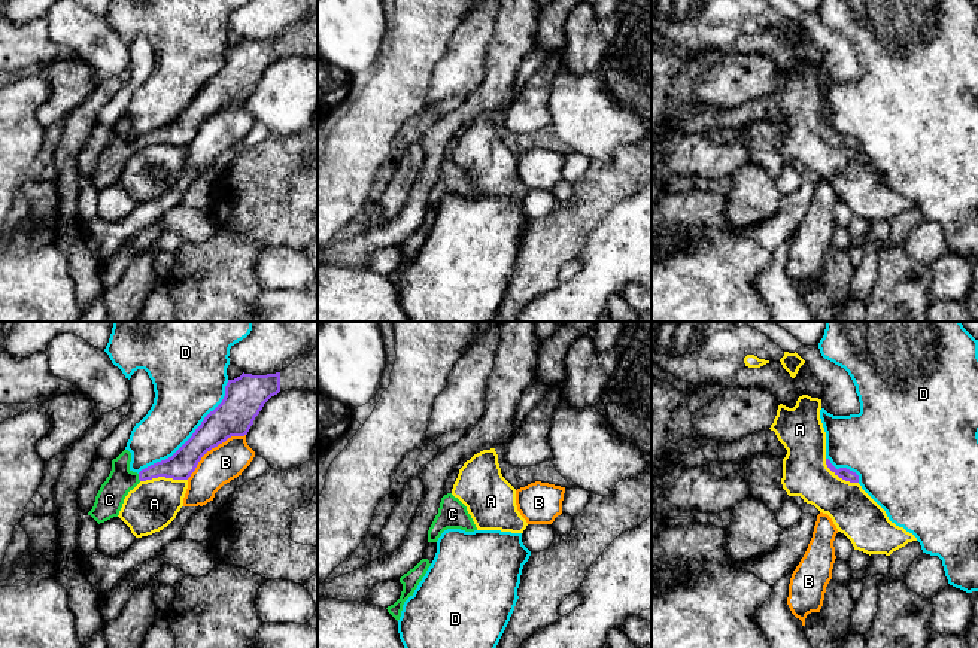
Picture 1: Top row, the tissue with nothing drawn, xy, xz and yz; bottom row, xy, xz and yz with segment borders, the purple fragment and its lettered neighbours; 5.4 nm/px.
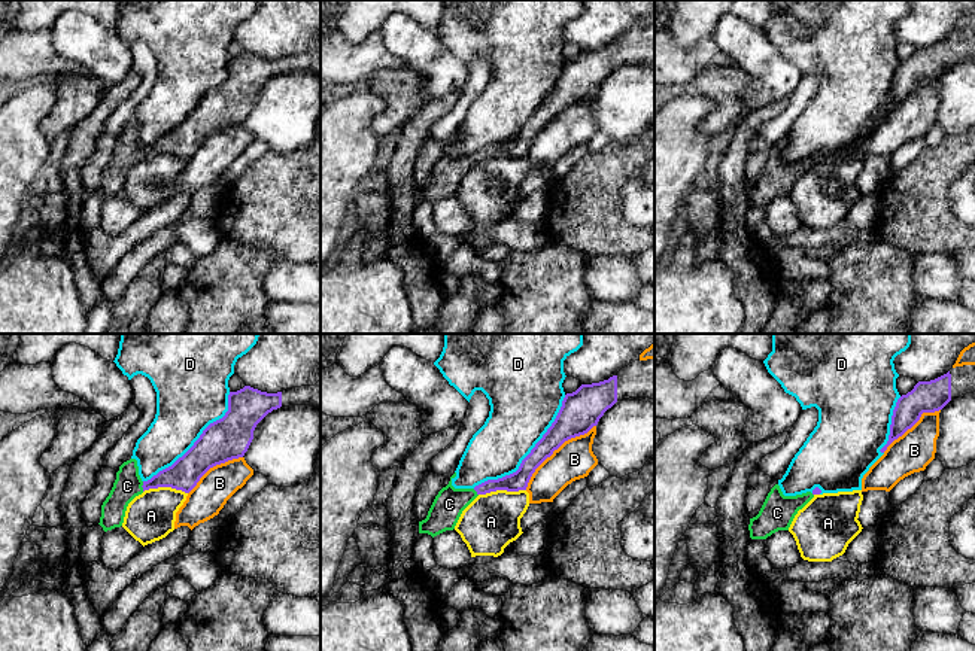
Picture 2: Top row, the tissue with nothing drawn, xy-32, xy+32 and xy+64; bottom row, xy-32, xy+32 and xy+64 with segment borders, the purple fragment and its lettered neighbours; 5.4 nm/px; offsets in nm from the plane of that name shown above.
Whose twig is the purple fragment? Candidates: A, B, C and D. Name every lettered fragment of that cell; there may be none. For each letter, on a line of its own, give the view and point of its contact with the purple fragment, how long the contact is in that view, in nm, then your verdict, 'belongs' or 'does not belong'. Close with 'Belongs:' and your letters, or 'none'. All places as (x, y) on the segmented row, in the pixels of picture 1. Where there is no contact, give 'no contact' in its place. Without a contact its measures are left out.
A: xy (163, 475) | 260 nm | does not belong
B: xy (212, 447) | 400 nm | does not belong
C: xy (139, 477) | 40 nm | belongs
D: xy (193, 435) | 700 nm | does not belong
Belongs: C

